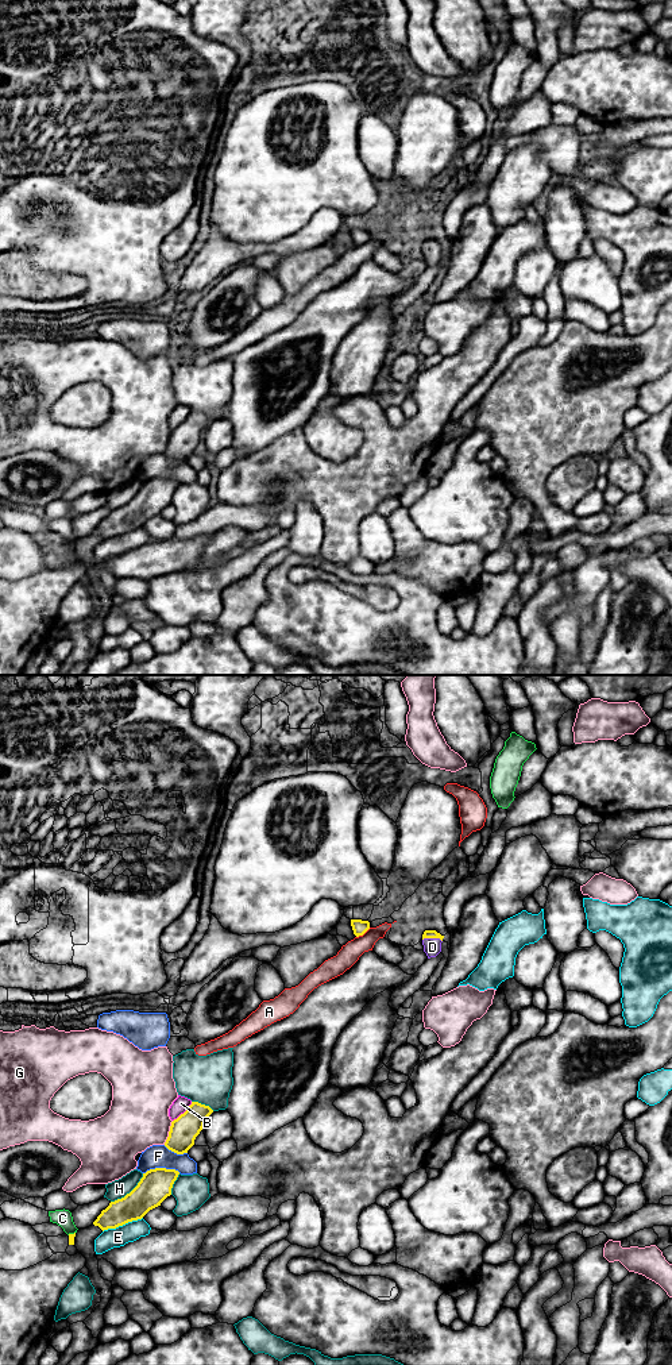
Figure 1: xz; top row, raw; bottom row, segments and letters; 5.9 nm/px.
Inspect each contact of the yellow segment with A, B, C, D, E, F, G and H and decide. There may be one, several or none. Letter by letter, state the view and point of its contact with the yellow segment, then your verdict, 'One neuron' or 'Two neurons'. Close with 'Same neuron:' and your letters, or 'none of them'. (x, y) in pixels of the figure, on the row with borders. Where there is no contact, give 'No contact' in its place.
A: Touches yellow at xz (363, 933). Two neurons
B: Touches yellow at xz (184, 1113). Two neurons
C: Touches yellow at xz (70, 1234). Two neurons
D: Touches yellow at xz (432, 937). One neuron
E: Touches yellow at xz (122, 1225). Two neurons
F: Touches yellow at xz (161, 1168). Two neurons
G: Touches yellow at xz (169, 1133). Two neurons
H: Touches yellow at xz (130, 1192). Two neurons
Same neuron: D

